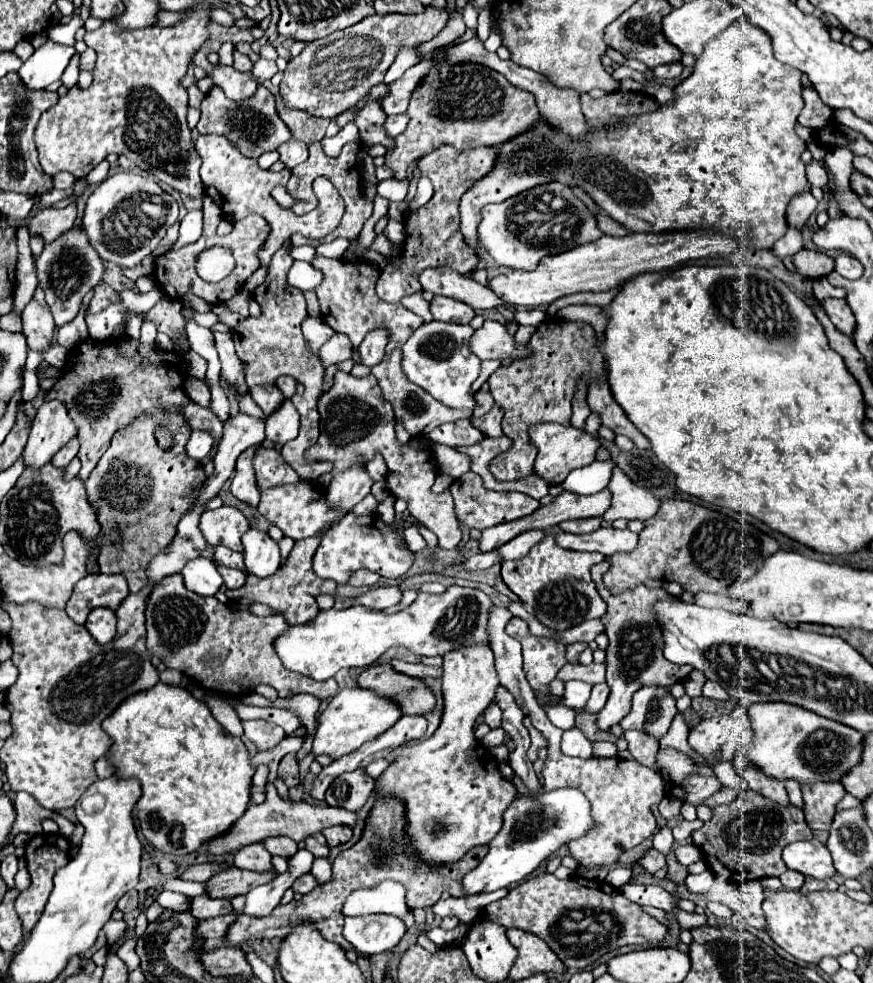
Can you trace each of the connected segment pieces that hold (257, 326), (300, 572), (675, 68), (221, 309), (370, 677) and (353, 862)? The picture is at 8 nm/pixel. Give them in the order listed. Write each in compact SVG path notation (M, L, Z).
M284 243L272 257L270 265L268 265L268 275L264 279L262 285L258 285L252 293L254 301L262 307L262 317L260 319L246 319L242 321L234 331L234 343L236 343L236 355L246 363L246 383L248 387L262 384L274 384L276 379L281 375L292 375L296 381L300 381L306 391L302 395L296 395L292 399L294 407L300 413L300 435L294 441L288 441L282 447L282 457L286 459L286 463L296 469L296 473L304 479L304 481L314 481L320 475L332 471L334 463L326 461L326 463L314 463L310 465L308 461L304 461L304 451L316 443L318 439L318 421L320 421L320 413L318 413L318 399L324 393L324 367L322 363L306 349L302 331L300 331L300 323L308 317L306 313L306 301L300 289L292 287L286 279L294 259L290 255L292 245Z
M314 535L302 541L296 541L294 549L290 551L286 563L280 565L280 569L270 577L256 577L248 575L246 583L240 589L226 589L226 597L230 601L260 601L276 611L276 615L282 615L290 625L302 625L306 621L312 621L318 615L316 597L318 595L336 595L336 581L318 579L312 571L312 557L322 541L322 535Z
M666 63L666 65L658 65L654 69L654 73L656 73L656 77L662 77L662 79L674 79L682 73L682 69L684 69L682 63Z
M224 304L214 305L211 311L220 317L220 322L226 324L231 329L235 328L237 324L243 320L241 317L239 320L235 321L234 314L226 309Z
M380 663L364 669L358 677L358 685L362 689L370 689L380 697L392 699L402 715L420 715L426 717L436 707L436 695L424 683L424 679L408 677L392 669L390 663Z
M380 797L374 801L374 807L370 809L368 817L366 817L366 825L362 831L360 841L342 851L334 863L332 863L332 879L328 883L318 885L316 889L312 889L310 893L306 893L300 901L290 901L288 905L278 905L270 915L266 917L246 917L246 915L238 915L236 921L228 927L226 931L226 943L224 947L238 947L244 941L250 939L260 939L260 937L284 937L286 933L290 933L290 929L294 925L298 925L300 921L314 921L316 927L320 929L320 933L332 941L338 943L342 949L346 951L354 951L354 947L344 939L342 935L342 925L344 925L344 913L342 913L342 905L348 899L348 895L356 889L368 889L374 887L386 879L396 881L400 885L406 887L406 905L410 909L422 909L422 907L430 907L434 905L434 901L440 899L442 893L448 893L452 897L460 897L462 889L460 889L460 879L466 871L474 869L474 865L478 865L484 855L488 853L488 845L480 845L470 849L458 863L448 863L448 865L436 865L434 869L424 869L424 865L418 861L418 857L410 851L410 839L406 835L406 803L400 797Z

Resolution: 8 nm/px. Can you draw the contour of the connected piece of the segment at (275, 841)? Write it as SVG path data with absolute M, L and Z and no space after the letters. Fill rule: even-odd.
M278 835L278 837L266 837L264 839L264 847L272 853L272 855L282 855L282 857L292 857L298 851L298 845L294 841L290 841L290 837Z

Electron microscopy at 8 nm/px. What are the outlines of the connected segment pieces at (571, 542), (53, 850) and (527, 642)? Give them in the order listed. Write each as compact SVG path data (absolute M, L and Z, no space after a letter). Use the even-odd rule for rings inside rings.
M600 527L598 531L594 531L590 535L574 535L574 533L556 531L554 537L558 539L558 545L562 545L564 549L598 551L606 557L610 557L614 553L634 551L638 545L636 533L632 533L630 529L614 529L614 527L610 527L610 529Z
M40 833L40 835L34 835L26 847L24 847L24 859L26 859L26 865L28 865L28 871L30 871L30 877L32 877L32 885L20 893L14 901L14 909L22 921L22 929L24 933L28 933L36 921L38 921L38 913L42 913L46 901L48 901L48 895L52 891L52 877L54 873L64 867L68 861L70 861L70 841L62 835L46 835L46 833Z
M512 617L506 625L506 633L522 643L526 679L530 687L540 695L538 701L546 705L542 695L548 693L548 683L566 665L566 647L554 645L554 641L548 641L544 637L534 637L524 625L526 621L522 621L520 617Z

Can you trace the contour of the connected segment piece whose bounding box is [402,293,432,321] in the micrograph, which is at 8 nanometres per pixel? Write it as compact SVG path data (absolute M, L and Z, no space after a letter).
M420 293L404 297L404 299L402 299L402 305L404 305L408 311L420 315L424 321L430 321L430 319L432 319L432 313L430 313L430 309L428 309L428 301L424 301L424 297L422 297Z

